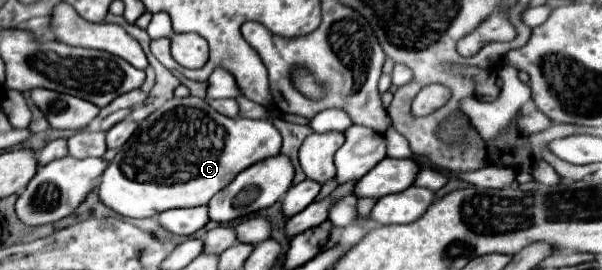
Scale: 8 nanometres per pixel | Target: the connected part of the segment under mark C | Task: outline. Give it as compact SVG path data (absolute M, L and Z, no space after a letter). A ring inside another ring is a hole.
M185 97L171 99L157 107L147 119L143 119L131 139L119 149L111 165L97 181L101 201L123 217L153 217L167 209L207 205L209 199L227 187L237 173L251 167L253 163L277 155L281 151L281 133L269 119L243 119L225 117L209 107L205 99Z

